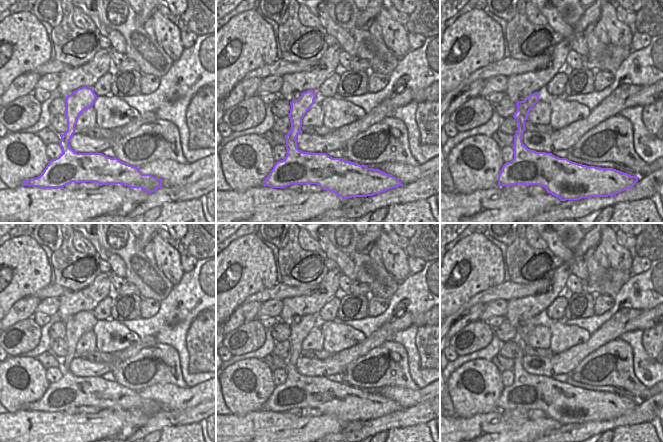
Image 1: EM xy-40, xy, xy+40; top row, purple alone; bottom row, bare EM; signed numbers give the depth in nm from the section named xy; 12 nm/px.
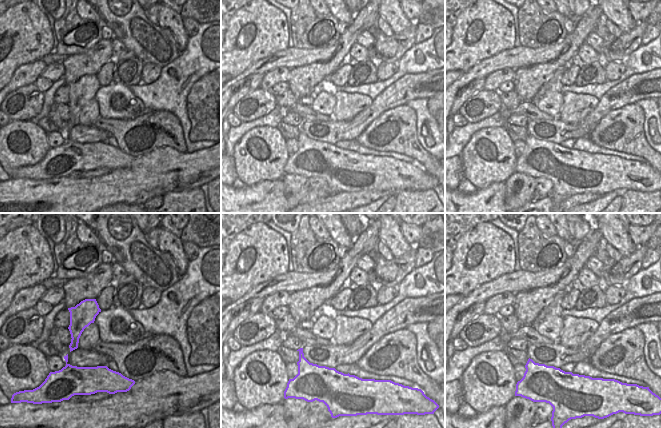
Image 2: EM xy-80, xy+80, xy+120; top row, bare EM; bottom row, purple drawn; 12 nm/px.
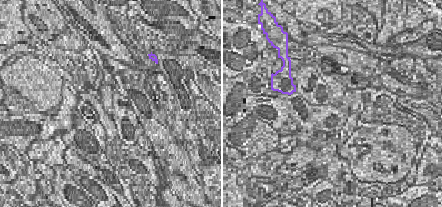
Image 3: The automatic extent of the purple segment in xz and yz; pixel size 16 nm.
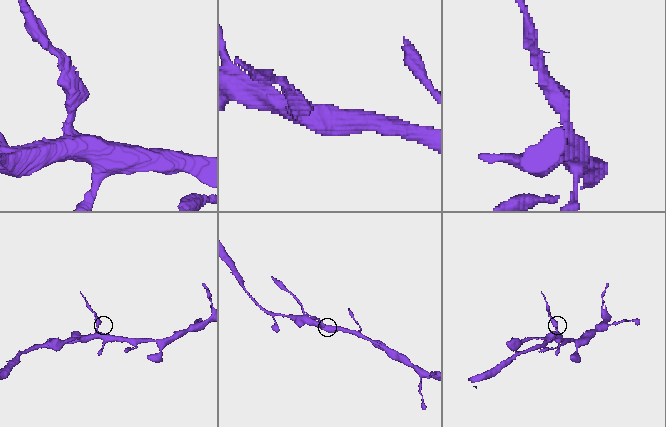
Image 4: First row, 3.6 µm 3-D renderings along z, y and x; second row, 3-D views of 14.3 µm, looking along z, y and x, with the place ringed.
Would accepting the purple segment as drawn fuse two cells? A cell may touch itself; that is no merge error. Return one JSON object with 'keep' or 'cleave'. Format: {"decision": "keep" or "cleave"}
{"decision": "cleave"}

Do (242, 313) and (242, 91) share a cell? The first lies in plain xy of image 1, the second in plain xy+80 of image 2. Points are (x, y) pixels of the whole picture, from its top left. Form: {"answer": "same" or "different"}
{"answer": "same"}

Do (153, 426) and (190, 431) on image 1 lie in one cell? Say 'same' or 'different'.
different

